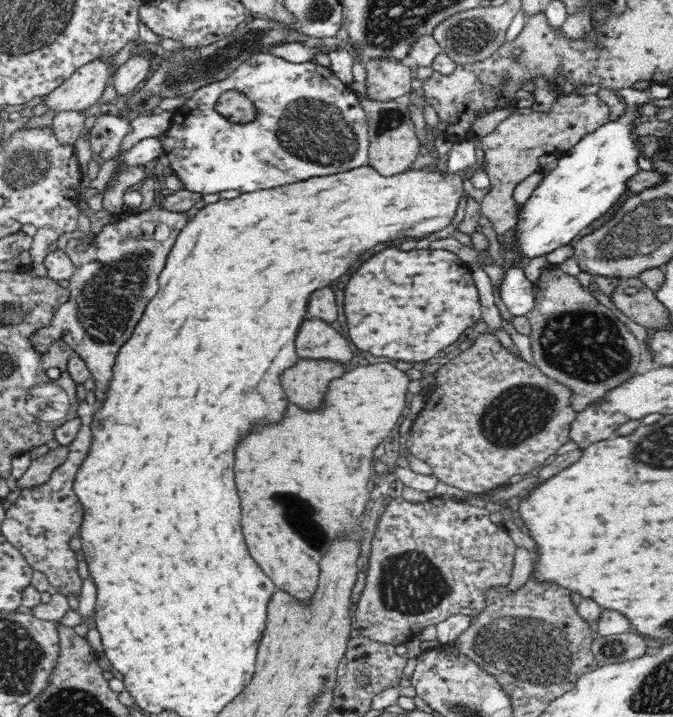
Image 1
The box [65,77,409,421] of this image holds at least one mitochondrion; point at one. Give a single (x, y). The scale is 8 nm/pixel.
(109, 301)

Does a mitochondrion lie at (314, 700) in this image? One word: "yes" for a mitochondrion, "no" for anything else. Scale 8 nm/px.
yes

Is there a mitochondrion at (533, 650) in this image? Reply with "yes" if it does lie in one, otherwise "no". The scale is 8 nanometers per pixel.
yes

